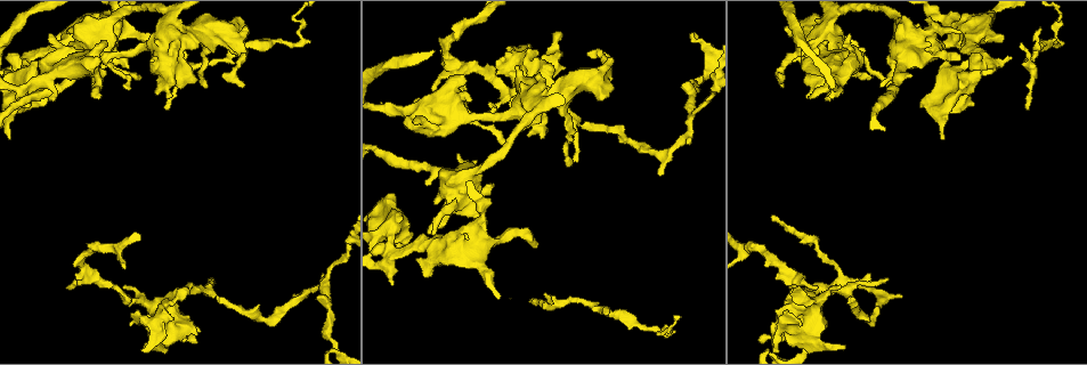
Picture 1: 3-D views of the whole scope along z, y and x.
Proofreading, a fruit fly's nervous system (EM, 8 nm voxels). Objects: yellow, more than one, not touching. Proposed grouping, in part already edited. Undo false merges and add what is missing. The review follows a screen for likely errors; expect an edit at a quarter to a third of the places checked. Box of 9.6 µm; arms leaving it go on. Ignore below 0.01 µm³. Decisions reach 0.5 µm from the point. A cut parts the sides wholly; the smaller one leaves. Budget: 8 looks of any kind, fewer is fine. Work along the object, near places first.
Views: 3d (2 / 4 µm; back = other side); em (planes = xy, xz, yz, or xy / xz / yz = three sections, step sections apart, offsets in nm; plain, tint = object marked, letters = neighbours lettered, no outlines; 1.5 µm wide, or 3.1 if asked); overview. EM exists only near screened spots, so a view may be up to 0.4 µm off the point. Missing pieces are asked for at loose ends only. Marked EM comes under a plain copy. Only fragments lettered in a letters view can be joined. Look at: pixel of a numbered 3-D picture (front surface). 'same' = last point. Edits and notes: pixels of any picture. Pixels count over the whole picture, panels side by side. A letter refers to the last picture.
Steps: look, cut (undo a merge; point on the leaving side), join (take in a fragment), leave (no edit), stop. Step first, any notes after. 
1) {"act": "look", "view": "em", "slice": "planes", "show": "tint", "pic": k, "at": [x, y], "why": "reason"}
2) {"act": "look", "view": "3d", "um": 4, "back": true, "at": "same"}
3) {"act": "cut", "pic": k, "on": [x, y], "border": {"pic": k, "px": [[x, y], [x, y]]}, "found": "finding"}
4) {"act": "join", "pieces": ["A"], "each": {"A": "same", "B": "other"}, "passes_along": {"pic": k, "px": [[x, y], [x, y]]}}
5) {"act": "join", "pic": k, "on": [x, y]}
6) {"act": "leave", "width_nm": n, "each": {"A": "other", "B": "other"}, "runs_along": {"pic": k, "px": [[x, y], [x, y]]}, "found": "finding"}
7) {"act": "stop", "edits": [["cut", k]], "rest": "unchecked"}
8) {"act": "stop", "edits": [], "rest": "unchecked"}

{"act": "look", "view": "3d", "um": 2, "pic": 1, "at": [31, 55], "why": "arms part here"}

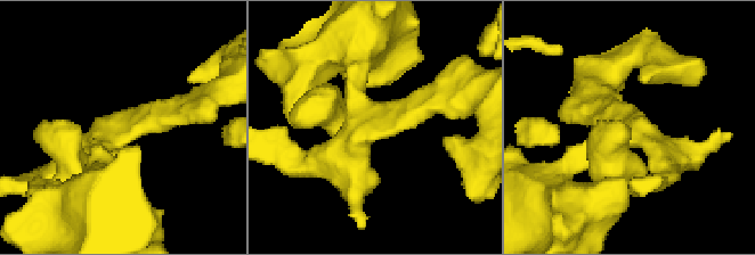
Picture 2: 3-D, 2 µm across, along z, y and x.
{"act": "look", "view": "em", "slice": "yz", "step": 8, "show": "tint", "pic": 2, "at": [114, 130], "why": "shape alone is not enough"}

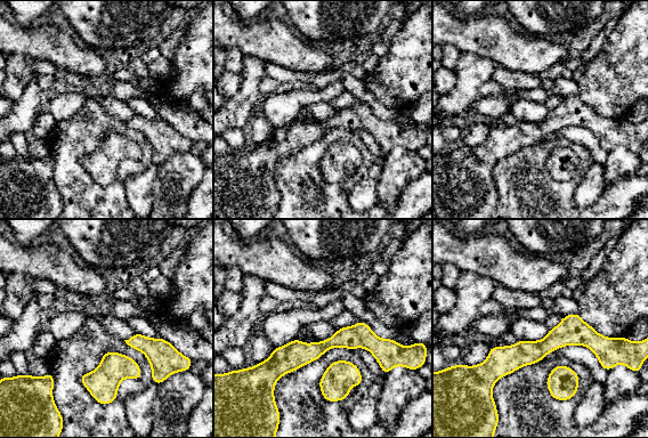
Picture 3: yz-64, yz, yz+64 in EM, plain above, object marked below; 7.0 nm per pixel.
{"act": "look", "view": "em", "slice": "planes", "show": "letters", "at": "same", "why": "another direction"}

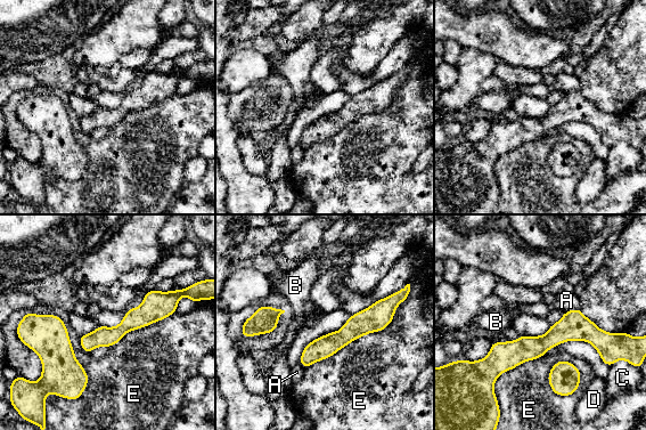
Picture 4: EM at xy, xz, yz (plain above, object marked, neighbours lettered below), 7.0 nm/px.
{"act": "leave", "each": {"A": "other", "B": "other", "C": "other", "D": "other", "E": "other"}, "runs_along": {"pic": 4, "px": [[629, 339], [557, 333], [537, 347], [501, 346]]}, "found": "one neuron here"}

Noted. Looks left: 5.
{"act": "look", "view": "3d", "um": 4, "pic": 1, "at": [100, 96], "why": "free end"}

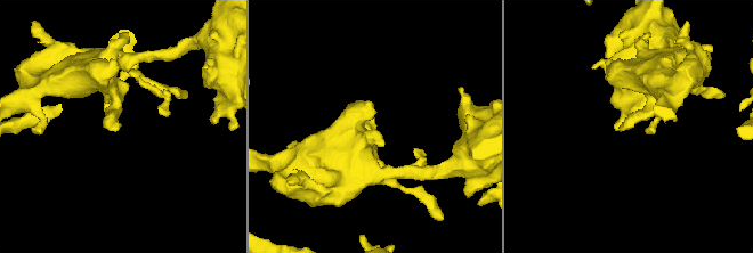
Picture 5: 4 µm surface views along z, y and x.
{"act": "look", "view": "em", "slice": "yz", "step": 4, "show": "letters", "pic": 5, "at": [115, 131]}

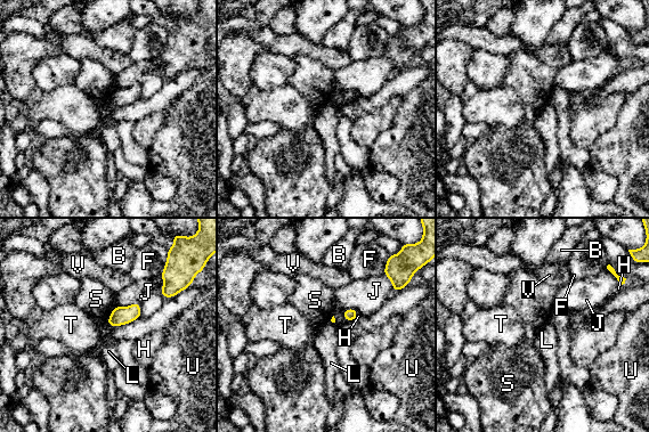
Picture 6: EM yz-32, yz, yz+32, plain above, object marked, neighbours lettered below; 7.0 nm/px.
{"act": "look", "view": "em", "slice": "planes", "show": "letters", "at": "same"}

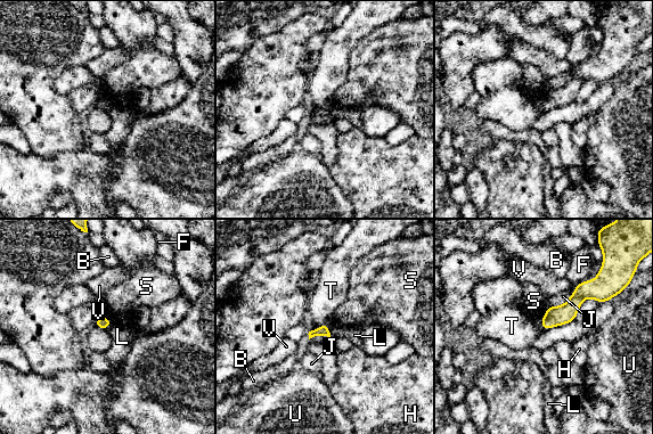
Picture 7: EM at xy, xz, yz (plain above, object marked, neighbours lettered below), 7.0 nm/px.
{"act": "leave", "each": {"B": "other", "F": "other", "H": "other", "J": "other", "L": "other", "S": "other", "T": "other", "U": "other", "V": "other"}, "runs_along": {"pic": 7, "px": [[602, 293], [584, 293], [544, 325]]}, "found": "no lettered fragment goes on from it"}

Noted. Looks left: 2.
{"act": "look", "view": "em", "slice": "planes", "show": "letters", "pic": 1, "at": [840, 287], "why": "branch stops here"}

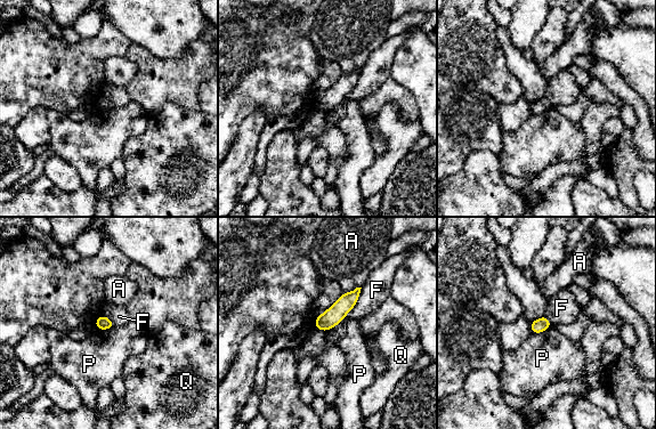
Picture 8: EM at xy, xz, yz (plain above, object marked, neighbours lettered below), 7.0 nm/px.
{"act": "leave", "each": {"A": "other", "F": "other", "P": "other", "Q": "other"}, "border": {"pic": 8, "px": [[551, 325], [533, 334]]}, "found": "no lettered fragment goes on from it"}

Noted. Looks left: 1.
{"act": "stop", "edits": [], "rest": "unchecked"}

